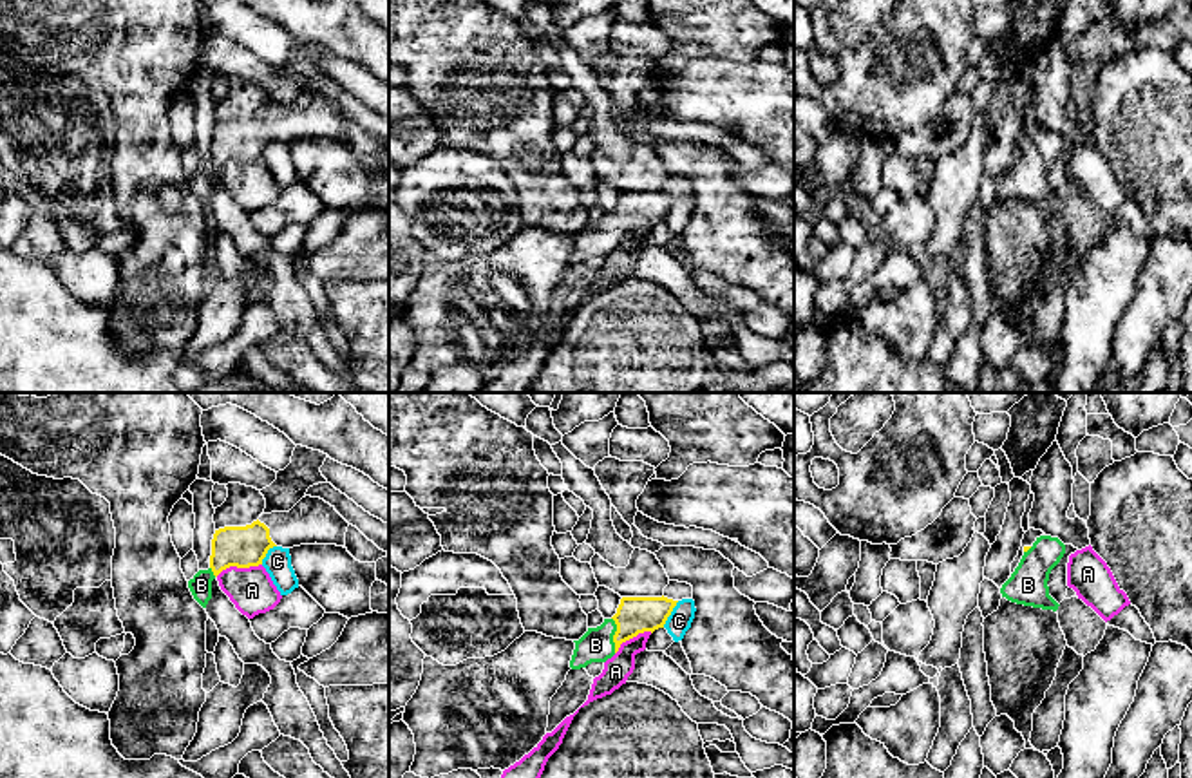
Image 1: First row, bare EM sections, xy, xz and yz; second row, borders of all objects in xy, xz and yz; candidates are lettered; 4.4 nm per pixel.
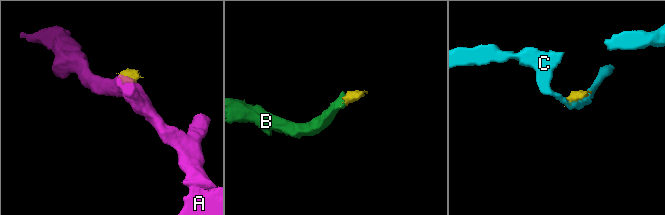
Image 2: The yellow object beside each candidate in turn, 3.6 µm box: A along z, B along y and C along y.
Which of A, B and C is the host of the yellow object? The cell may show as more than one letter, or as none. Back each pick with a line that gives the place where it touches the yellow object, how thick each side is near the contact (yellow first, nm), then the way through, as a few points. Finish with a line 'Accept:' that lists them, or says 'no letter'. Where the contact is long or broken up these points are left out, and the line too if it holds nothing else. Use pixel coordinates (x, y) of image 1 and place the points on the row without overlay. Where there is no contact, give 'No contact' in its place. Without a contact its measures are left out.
B: Touches yellow at xz (614, 230). Thickness 160 nm (yellow) against 150 nm. Path across: xz (633, 210), (614, 230), (596, 239)
Accept: B

